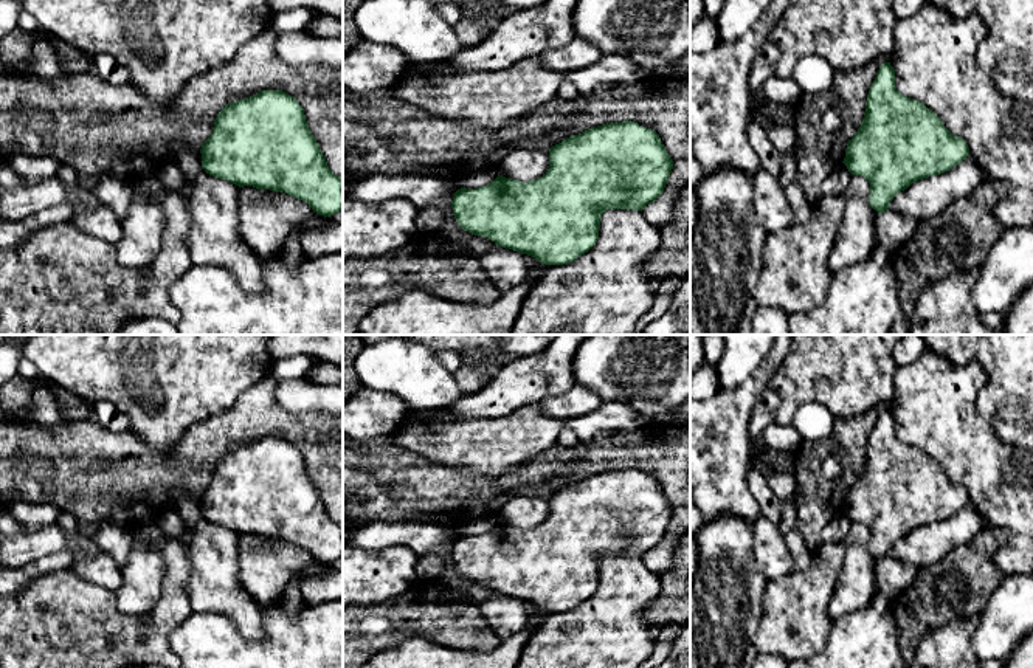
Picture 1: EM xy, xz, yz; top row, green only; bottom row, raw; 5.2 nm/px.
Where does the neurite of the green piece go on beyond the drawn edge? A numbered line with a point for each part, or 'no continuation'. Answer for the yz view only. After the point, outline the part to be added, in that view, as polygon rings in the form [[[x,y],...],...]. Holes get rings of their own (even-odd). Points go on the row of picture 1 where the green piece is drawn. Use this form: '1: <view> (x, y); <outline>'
no continuation

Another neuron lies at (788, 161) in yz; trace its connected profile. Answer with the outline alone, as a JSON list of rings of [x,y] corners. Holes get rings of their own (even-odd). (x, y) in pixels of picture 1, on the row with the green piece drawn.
[[[799,146],[780,155],[780,174],[777,177],[782,188],[788,188],[796,180]]]

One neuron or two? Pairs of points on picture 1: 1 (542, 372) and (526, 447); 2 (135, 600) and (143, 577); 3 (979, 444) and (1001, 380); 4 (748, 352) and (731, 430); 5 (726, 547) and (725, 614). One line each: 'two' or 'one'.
1: two
2: one
3: two
4: two
5: one

